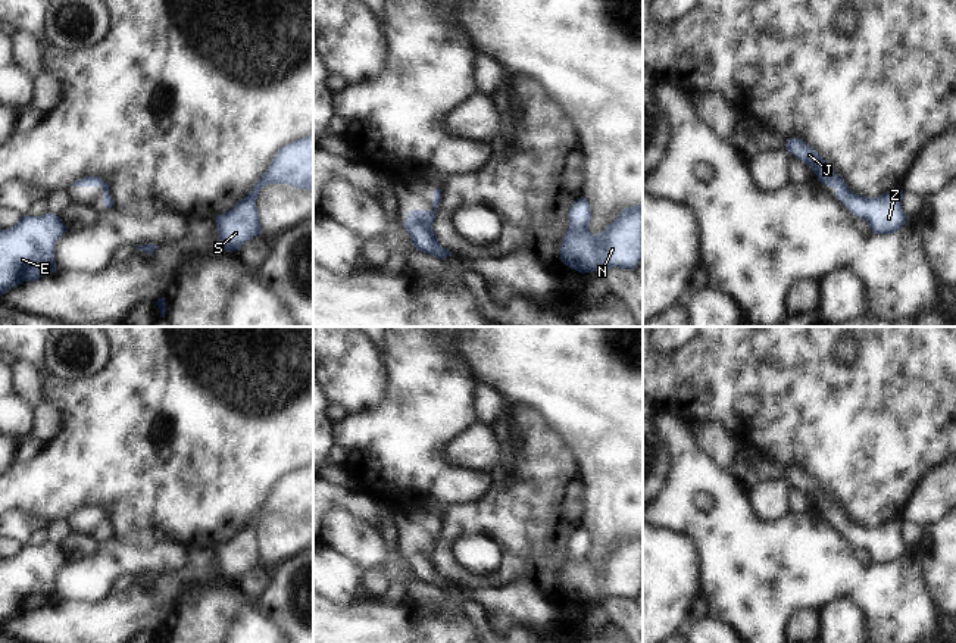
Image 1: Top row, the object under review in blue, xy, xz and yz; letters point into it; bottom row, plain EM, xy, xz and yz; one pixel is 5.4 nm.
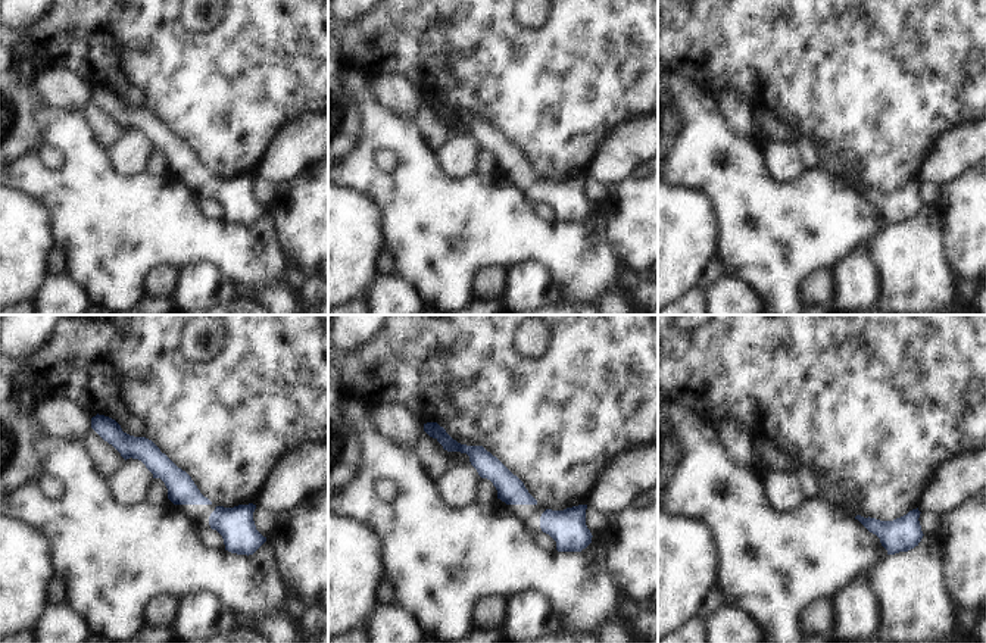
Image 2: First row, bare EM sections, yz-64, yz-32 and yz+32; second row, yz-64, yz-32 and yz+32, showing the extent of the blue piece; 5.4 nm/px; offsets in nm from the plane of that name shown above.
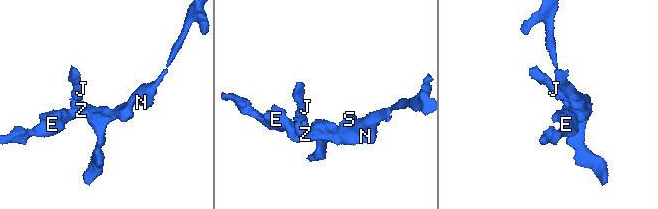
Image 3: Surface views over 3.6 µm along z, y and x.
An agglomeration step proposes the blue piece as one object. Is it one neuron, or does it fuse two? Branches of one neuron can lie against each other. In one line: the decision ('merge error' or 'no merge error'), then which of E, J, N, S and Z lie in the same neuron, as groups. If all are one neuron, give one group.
no merge error; E J N S Z

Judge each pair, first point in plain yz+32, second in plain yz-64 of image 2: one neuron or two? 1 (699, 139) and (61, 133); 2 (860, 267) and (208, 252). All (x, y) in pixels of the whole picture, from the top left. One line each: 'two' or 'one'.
1: one
2: two

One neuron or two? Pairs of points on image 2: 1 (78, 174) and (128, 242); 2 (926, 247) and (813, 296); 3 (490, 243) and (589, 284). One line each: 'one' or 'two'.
1: one
2: two
3: one

